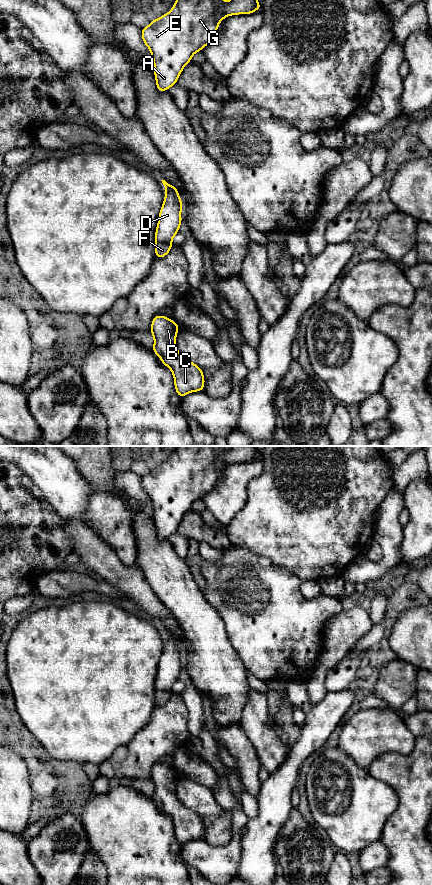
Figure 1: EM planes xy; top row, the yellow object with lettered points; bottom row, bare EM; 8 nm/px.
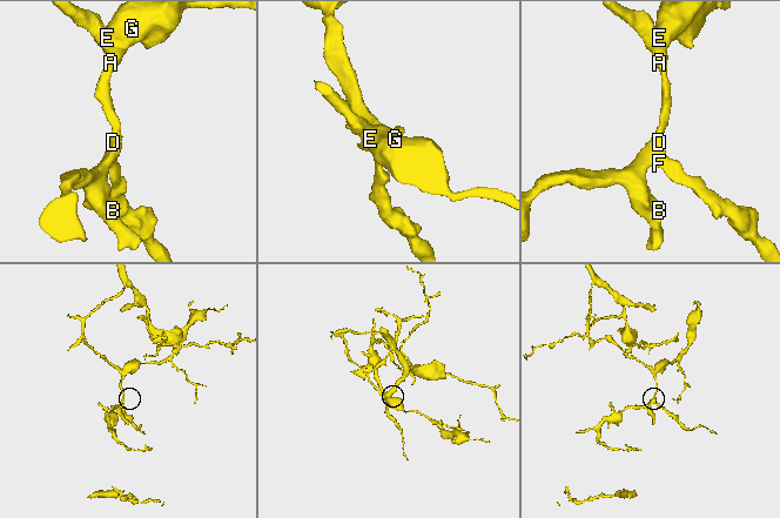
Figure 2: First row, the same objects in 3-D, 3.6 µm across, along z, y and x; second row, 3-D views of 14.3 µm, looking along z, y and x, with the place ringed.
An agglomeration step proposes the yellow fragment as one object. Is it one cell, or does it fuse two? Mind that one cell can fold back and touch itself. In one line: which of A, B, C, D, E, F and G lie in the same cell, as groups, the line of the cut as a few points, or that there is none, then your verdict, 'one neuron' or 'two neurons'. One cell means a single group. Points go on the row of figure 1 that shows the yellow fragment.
A B C D E F G; no cut; one neuron

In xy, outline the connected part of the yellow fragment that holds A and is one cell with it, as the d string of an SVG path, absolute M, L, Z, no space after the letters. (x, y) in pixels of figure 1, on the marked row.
M176 0L172 9L168 13L162 15L161 17L155 20L151 20L150 24L147 27L141 29L141 36L144 44L149 48L150 53L152 55L157 89L161 92L164 92L164 91L167 91L171 86L177 84L178 77L183 71L185 65L191 62L192 56L196 52L202 51L202 49L205 46L207 46L209 43L211 43L214 40L218 26L225 17L228 17L231 15L239 15L239 14L251 14L251 13L254 13L256 9L258 11L261 11L260 3L257 0L229 0L227 3L224 0Z

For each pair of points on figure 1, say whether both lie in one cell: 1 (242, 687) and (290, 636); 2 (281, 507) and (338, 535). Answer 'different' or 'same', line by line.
1: different
2: same

